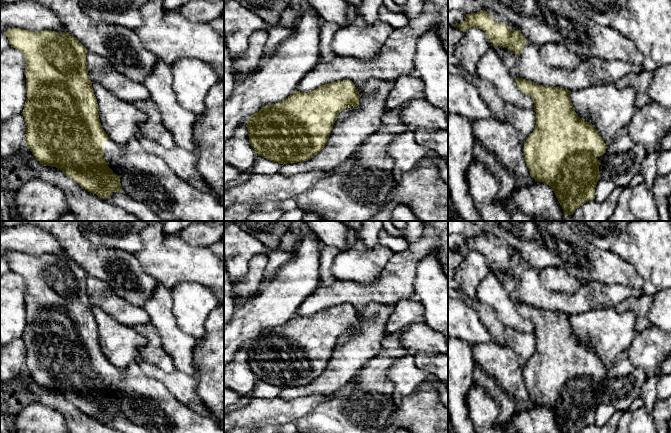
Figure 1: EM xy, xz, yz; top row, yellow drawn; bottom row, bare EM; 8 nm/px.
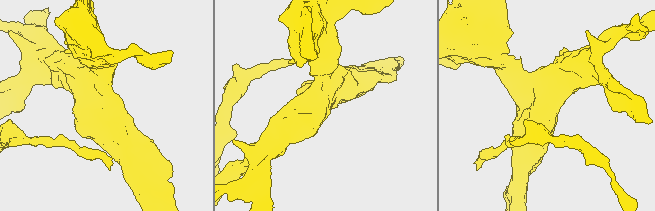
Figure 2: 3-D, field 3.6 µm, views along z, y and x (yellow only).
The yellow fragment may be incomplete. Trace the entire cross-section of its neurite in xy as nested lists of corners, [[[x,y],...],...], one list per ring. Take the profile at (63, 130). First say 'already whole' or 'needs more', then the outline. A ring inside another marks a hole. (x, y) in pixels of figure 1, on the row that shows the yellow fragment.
needs more | [[[11,28],[5,31],[5,33],[8,37],[11,47],[18,49],[24,55],[25,58],[27,98],[24,105],[24,109],[21,114],[23,115],[26,124],[25,143],[29,147],[33,156],[36,158],[37,161],[44,164],[45,166],[59,168],[64,174],[66,174],[68,177],[72,178],[75,182],[77,182],[83,189],[87,190],[92,194],[96,194],[100,198],[106,200],[110,197],[110,194],[112,192],[122,193],[123,190],[121,187],[119,176],[108,167],[108,164],[121,154],[121,146],[113,142],[101,126],[98,113],[97,99],[94,94],[92,82],[87,70],[86,48],[73,35],[69,34],[68,32],[64,34],[60,34],[51,30],[31,32],[20,28]]]

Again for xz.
already whole | [[[349,80],[331,82],[308,93],[296,91],[280,103],[263,106],[248,118],[249,142],[256,154],[272,162],[278,162],[283,165],[305,162],[325,147],[339,113],[351,106],[357,107],[359,99],[359,92],[354,83]]]

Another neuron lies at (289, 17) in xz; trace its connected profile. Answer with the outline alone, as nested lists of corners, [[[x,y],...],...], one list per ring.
[[[291,0],[288,8],[281,15],[278,26],[292,28],[306,6],[306,0]]]

